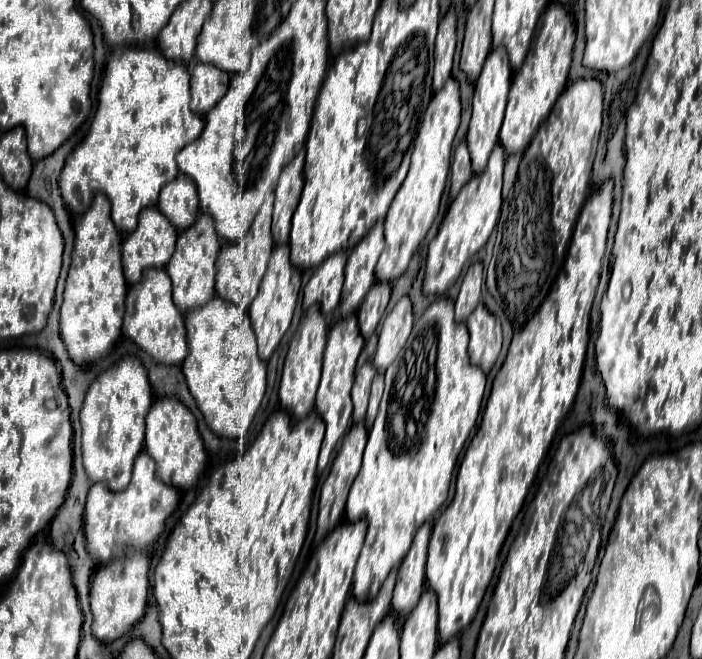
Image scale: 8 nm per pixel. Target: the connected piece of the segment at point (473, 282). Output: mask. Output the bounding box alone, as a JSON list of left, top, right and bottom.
[454,263,482,321]

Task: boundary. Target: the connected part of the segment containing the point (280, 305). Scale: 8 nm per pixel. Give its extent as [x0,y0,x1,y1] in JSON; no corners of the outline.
[246,245,301,379]

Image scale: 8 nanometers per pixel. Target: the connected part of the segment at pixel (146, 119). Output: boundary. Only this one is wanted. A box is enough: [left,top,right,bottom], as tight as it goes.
[60,47,204,231]

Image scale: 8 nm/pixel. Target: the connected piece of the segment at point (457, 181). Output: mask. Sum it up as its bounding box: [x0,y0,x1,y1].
[450,141,472,197]

